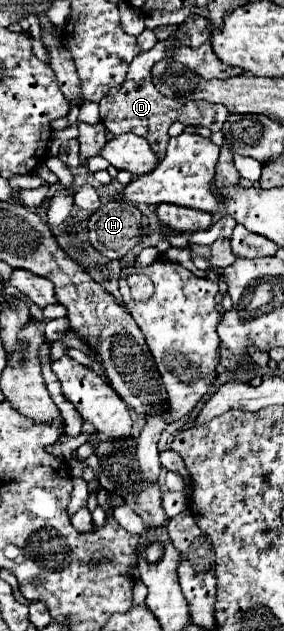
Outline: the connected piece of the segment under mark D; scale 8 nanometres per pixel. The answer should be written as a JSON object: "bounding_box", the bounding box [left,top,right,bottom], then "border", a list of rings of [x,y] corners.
{"bounding_box":[99,38,229,154],"border":[[[173,38],[161,40],[157,42],[151,50],[137,54],[137,58],[133,58],[133,62],[129,64],[129,72],[125,76],[125,82],[121,86],[121,90],[115,96],[107,96],[99,100],[99,110],[101,110],[101,122],[105,124],[105,128],[113,134],[125,134],[125,132],[133,132],[137,136],[143,136],[149,146],[153,146],[155,154],[165,154],[167,148],[167,140],[169,140],[169,126],[179,120],[185,126],[195,124],[195,126],[205,126],[211,132],[221,130],[225,118],[229,116],[229,112],[225,110],[225,106],[221,104],[209,104],[205,100],[187,100],[187,98],[168,98],[163,96],[151,80],[151,66],[159,60],[171,60],[169,58],[169,42],[173,42]]]}

